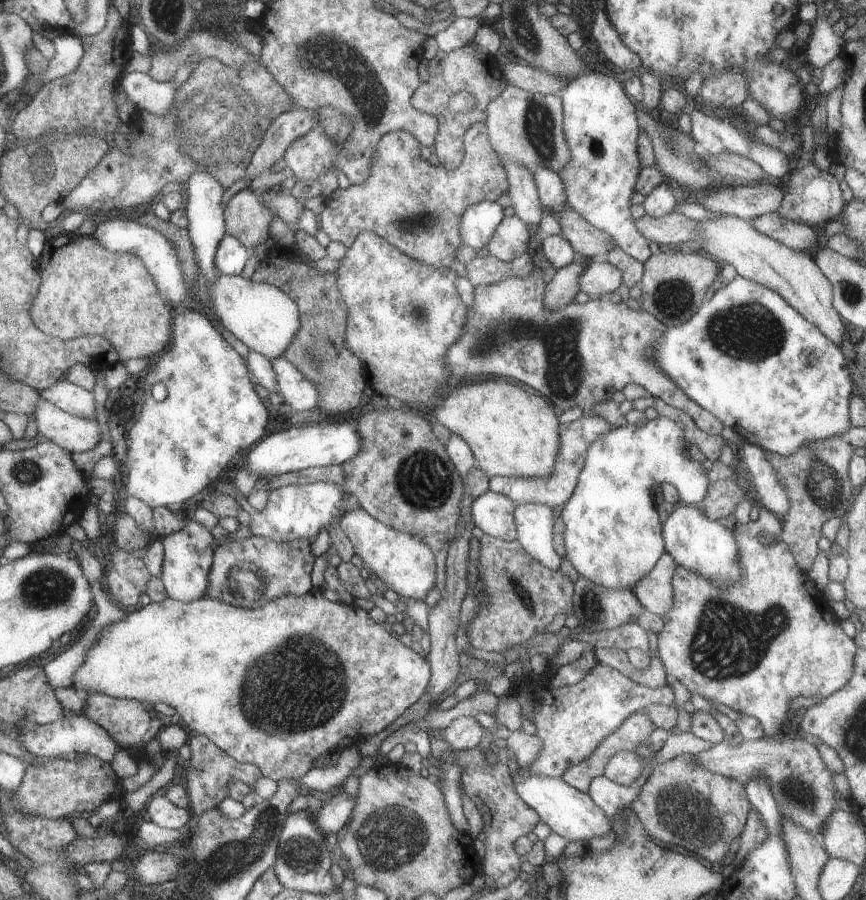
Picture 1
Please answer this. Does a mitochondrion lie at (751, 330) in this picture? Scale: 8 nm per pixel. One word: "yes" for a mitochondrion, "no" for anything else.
yes

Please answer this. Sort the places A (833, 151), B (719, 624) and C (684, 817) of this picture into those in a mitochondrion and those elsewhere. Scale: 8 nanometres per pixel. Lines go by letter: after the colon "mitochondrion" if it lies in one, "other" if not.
A: other
B: mitochondrion
C: mitochondrion

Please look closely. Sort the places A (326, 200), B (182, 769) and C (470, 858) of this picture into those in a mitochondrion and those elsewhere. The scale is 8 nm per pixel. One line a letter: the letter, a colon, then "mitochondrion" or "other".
A: other
B: other
C: other

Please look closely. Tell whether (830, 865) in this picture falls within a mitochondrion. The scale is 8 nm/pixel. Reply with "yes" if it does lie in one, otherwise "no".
no

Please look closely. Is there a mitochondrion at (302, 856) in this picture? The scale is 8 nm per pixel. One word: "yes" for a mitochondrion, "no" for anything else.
yes

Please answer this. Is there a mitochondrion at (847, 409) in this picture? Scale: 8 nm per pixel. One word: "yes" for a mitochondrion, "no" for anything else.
no

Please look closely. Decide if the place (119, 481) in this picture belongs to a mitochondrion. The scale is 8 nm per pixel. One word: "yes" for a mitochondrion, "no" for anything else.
no

